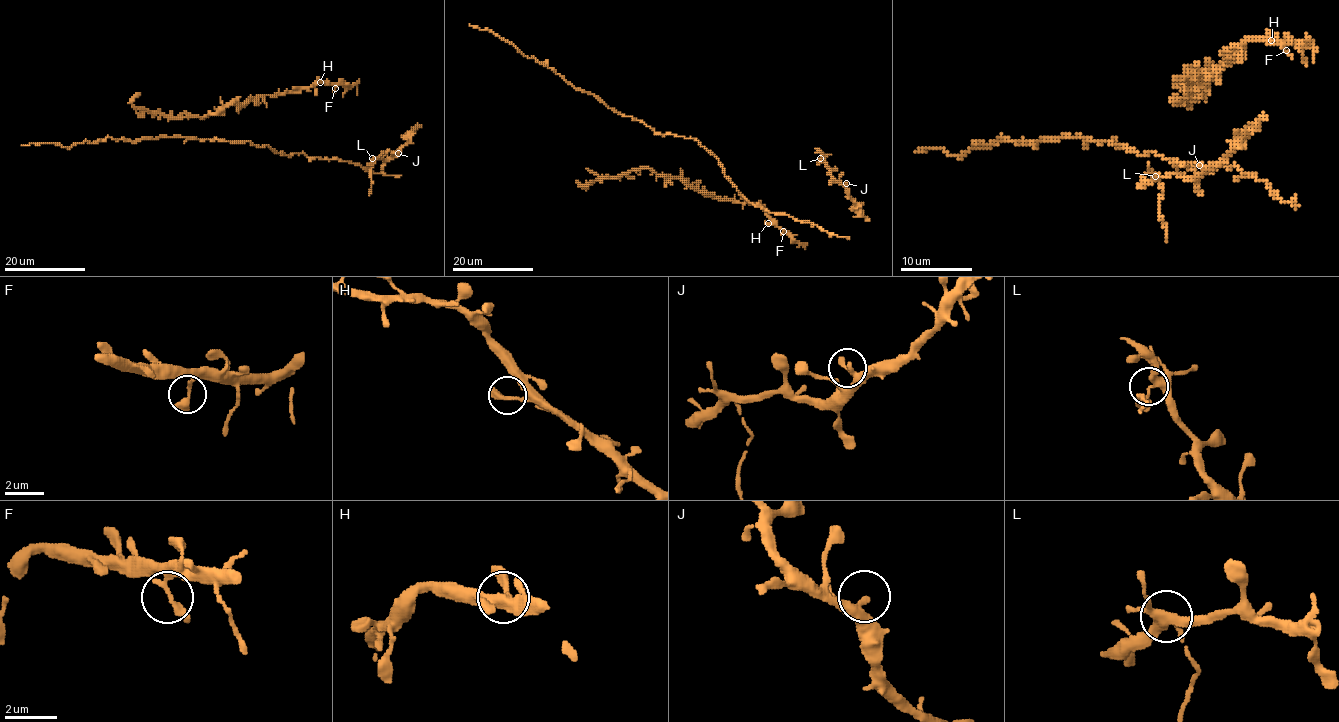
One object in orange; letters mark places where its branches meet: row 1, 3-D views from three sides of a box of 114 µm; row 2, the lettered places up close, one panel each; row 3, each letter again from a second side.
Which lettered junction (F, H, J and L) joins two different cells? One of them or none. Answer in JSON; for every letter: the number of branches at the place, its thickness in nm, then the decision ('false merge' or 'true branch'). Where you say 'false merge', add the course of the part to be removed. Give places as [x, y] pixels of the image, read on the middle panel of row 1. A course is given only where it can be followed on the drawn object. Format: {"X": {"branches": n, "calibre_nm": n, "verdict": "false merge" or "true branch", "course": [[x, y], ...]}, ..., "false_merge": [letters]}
{"F": {"branches": 2, "calibre_nm": 260, "verdict": "true branch"}, "H": {"branches": 2, "calibre_nm": 240, "verdict": "true branch"}, "J": {"branches": 3, "calibre_nm": 190, "verdict": "true branch"}, "L": {"branches": 3, "calibre_nm": 240, "verdict": "false merge"}, "false_merge": ["L"]}

